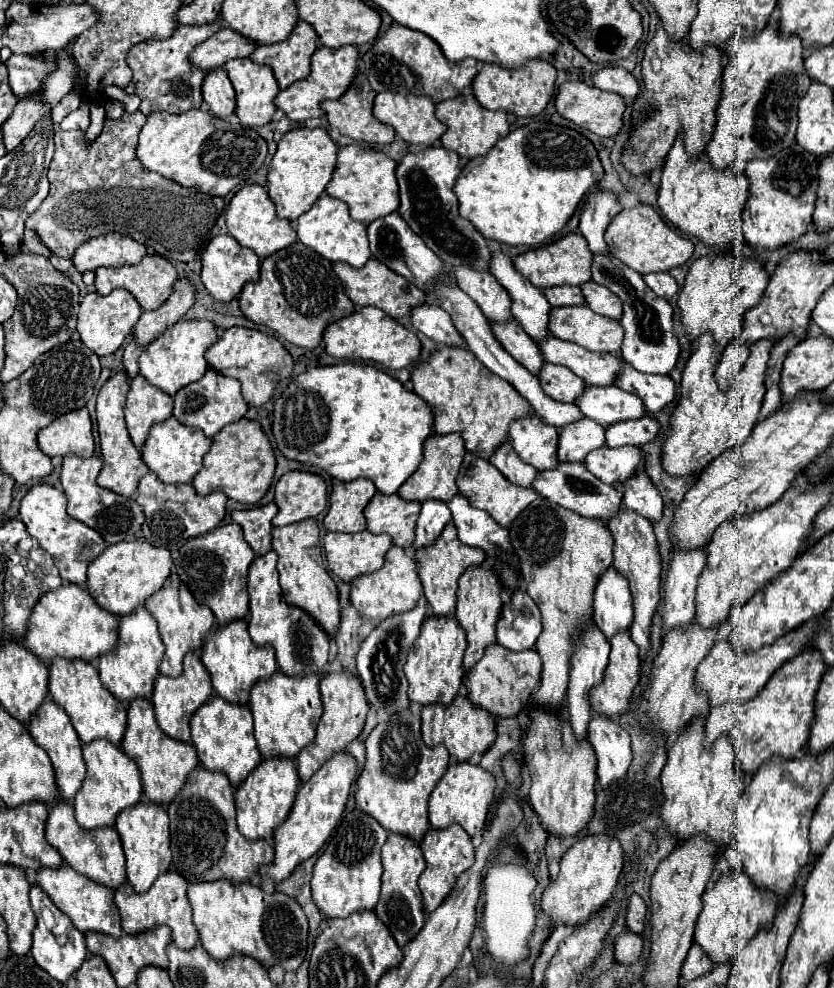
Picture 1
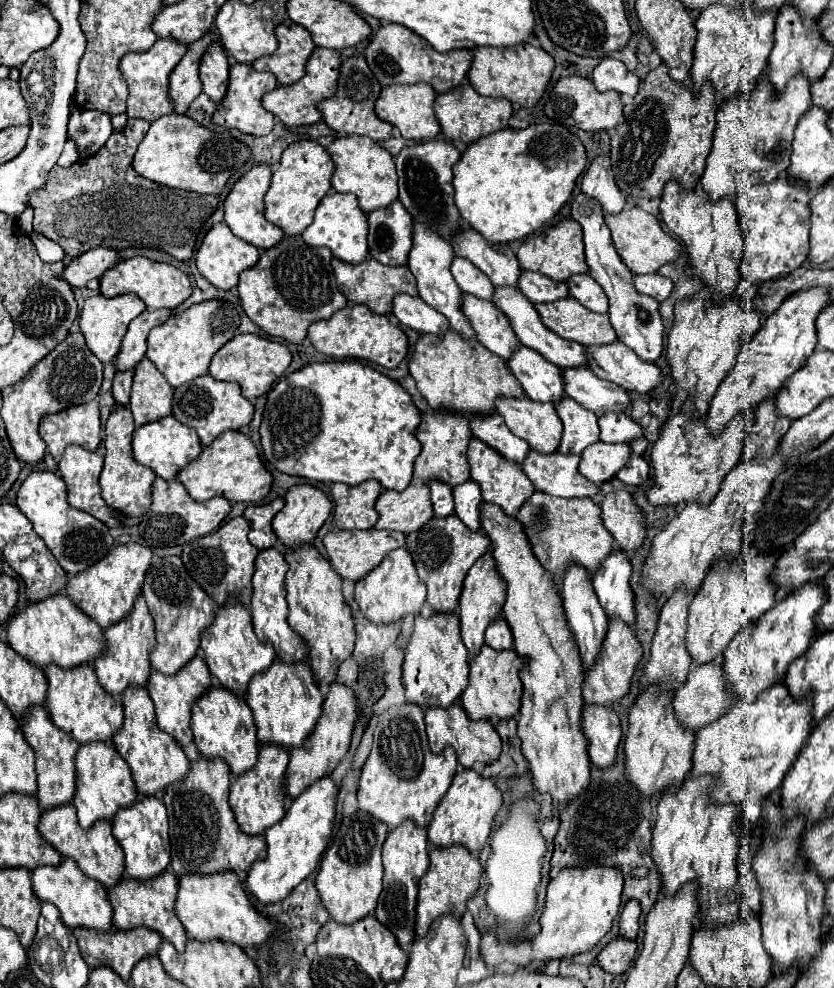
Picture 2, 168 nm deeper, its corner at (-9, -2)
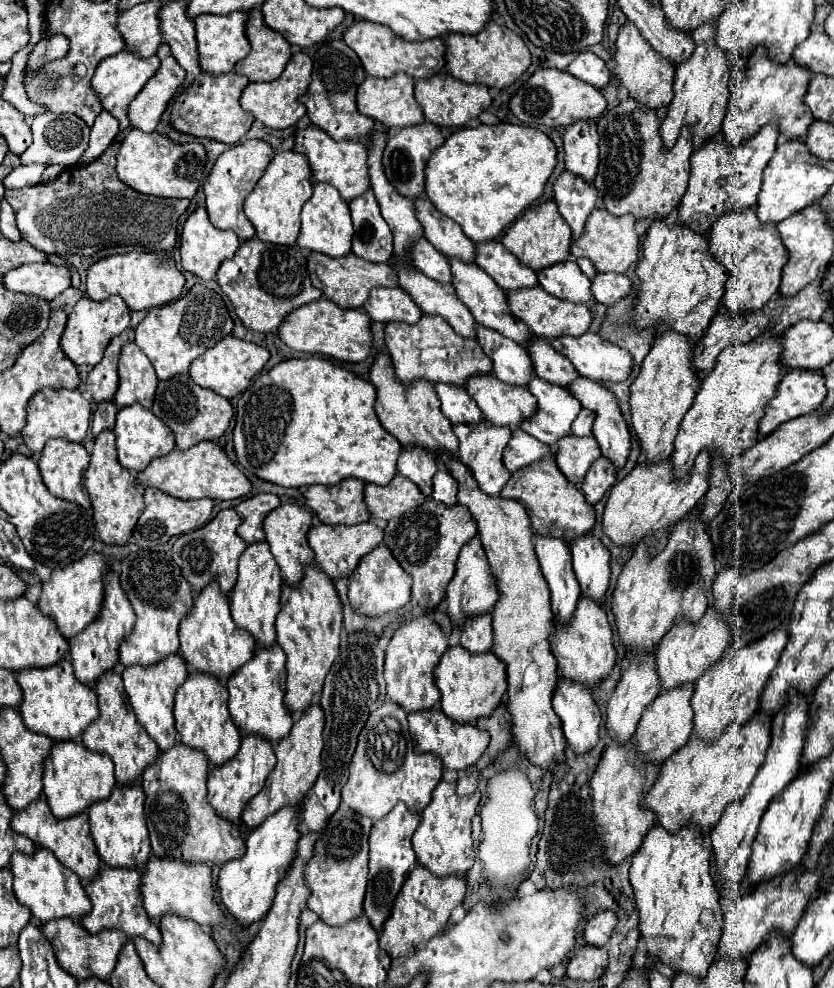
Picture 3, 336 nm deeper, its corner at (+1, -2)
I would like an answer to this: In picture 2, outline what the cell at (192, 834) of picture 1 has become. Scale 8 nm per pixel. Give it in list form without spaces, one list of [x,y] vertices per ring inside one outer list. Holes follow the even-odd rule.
[[[199,757],[191,761],[191,771],[183,781],[165,789],[165,807],[169,813],[171,869],[177,875],[213,875],[221,871],[249,871],[251,865],[267,855],[267,843],[261,835],[247,835],[239,829],[227,801],[231,783],[229,765],[221,759]]]

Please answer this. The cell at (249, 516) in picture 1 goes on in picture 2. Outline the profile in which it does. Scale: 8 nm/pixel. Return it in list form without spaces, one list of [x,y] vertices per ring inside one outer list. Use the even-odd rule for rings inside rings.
[[[275,499],[267,505],[249,505],[243,513],[243,517],[249,521],[251,531],[249,531],[249,541],[257,549],[269,549],[277,543],[277,535],[271,527],[273,517],[283,509],[283,499]]]

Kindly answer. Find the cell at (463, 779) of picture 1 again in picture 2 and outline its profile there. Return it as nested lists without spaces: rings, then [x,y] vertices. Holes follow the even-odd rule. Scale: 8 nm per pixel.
[[[465,769],[455,775],[453,785],[449,787],[449,791],[443,795],[441,803],[437,805],[433,821],[427,827],[427,837],[437,847],[449,847],[449,845],[461,843],[471,853],[479,853],[489,839],[493,821],[495,821],[501,805],[503,805],[503,797],[501,797],[501,791],[497,789],[497,785],[491,779],[477,773],[475,769]]]

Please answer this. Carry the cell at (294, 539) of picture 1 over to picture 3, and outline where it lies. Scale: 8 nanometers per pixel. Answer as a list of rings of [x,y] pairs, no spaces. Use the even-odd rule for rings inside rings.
[[[309,567],[297,589],[283,585],[281,611],[275,621],[277,643],[287,655],[287,693],[285,705],[291,713],[303,713],[323,689],[323,679],[329,673],[335,657],[339,655],[341,635],[341,601],[333,587],[333,581],[319,571]]]

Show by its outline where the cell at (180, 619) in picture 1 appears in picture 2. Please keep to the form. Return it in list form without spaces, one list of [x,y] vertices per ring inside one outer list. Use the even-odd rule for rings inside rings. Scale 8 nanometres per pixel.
[[[157,557],[143,585],[143,597],[155,619],[157,647],[151,653],[151,667],[163,675],[175,675],[201,645],[201,631],[215,619],[215,603],[185,571],[181,557]]]

